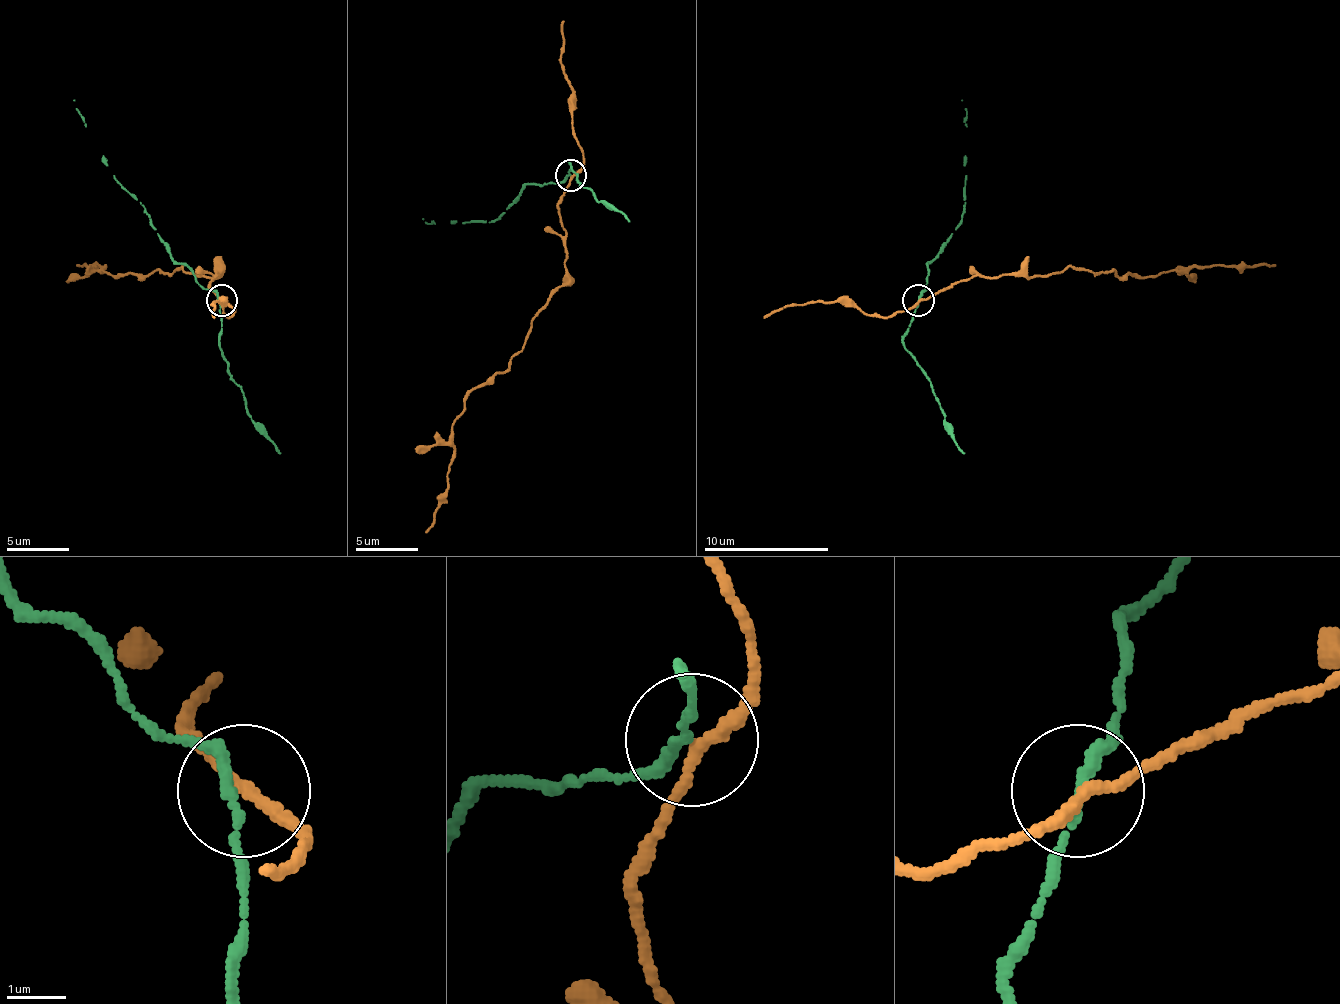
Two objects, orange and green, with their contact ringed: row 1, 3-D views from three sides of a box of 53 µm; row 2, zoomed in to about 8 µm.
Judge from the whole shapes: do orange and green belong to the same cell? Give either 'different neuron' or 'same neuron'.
different neuron

